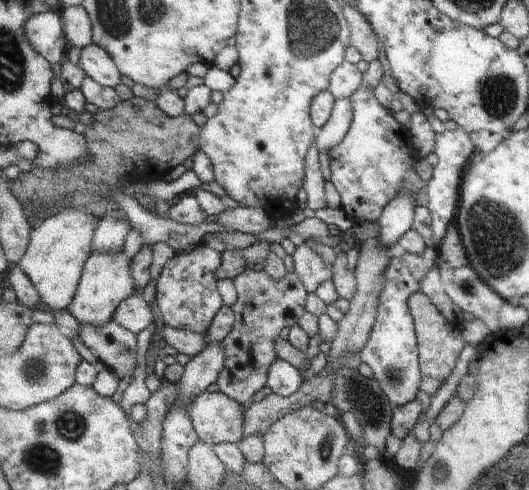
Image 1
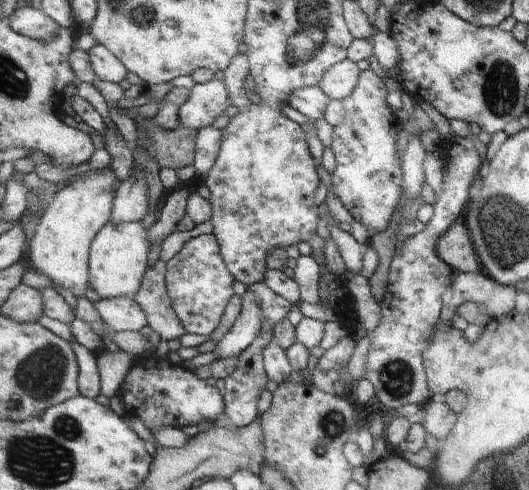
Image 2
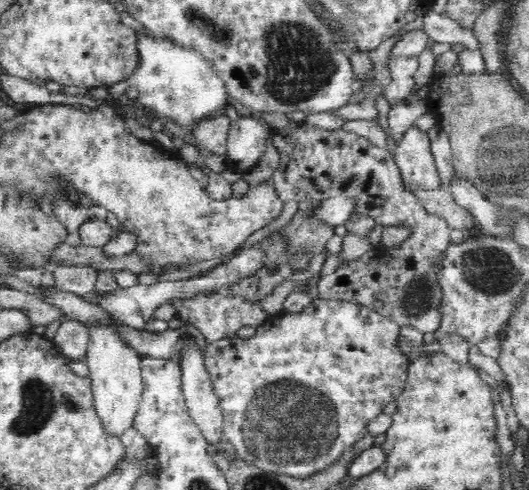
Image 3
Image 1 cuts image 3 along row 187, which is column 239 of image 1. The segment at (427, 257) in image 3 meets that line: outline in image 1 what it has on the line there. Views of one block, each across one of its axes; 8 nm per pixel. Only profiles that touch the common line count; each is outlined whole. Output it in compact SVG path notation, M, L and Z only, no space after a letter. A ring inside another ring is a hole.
M246 269L236 281L237 302L232 306L235 324L229 336L222 342L227 364L218 378L218 388L239 404L248 406L253 396L268 386L268 372L271 364L279 357L277 338L283 328L298 324L305 311L307 289L297 273L287 273L283 280L273 280L266 271Z

